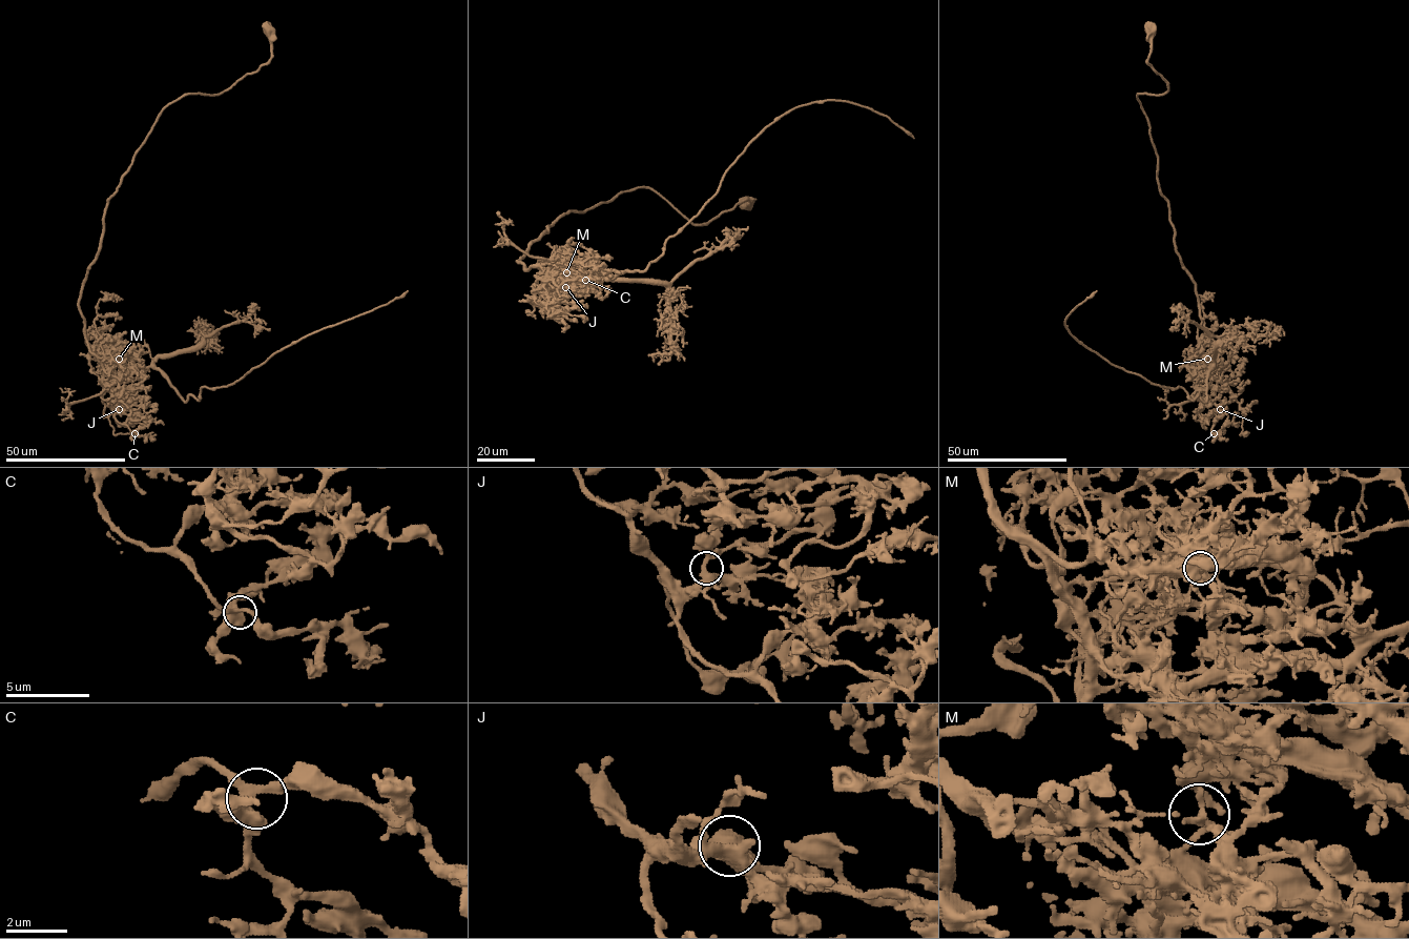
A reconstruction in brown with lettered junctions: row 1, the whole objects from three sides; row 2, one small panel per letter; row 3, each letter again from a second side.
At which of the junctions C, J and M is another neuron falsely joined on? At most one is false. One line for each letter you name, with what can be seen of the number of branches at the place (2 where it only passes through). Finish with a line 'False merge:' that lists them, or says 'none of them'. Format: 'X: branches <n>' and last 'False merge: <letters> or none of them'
M: branches 4
False merge: M

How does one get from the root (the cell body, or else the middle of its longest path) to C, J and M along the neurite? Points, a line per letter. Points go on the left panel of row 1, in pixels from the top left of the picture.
C: (268, 29), (271, 57), (255, 72), (165, 107), (107, 202), (79, 308), (103, 370), (100, 396), (135, 433)
J: (268, 29), (271, 57), (255, 72), (165, 107), (107, 202), (79, 308), (103, 370), (100, 396), (119, 409)
M: (268, 29), (271, 57), (255, 72), (165, 107), (107, 202), (79, 308), (88, 349), (119, 359)

